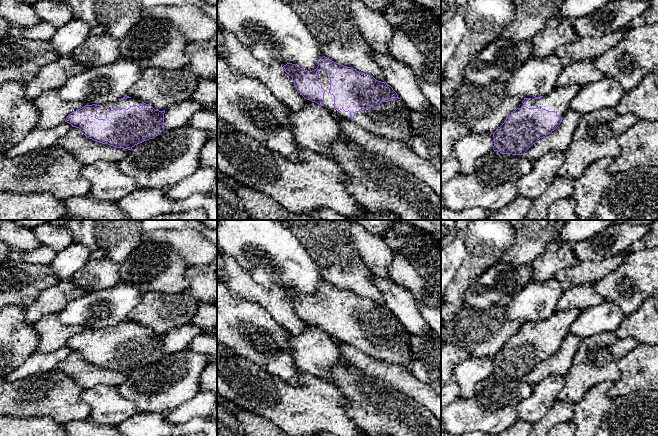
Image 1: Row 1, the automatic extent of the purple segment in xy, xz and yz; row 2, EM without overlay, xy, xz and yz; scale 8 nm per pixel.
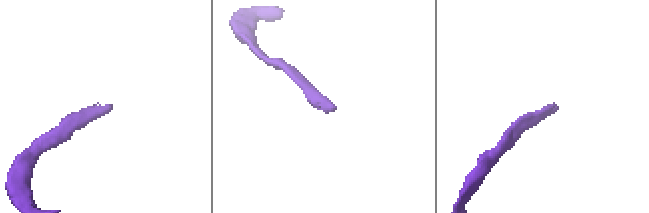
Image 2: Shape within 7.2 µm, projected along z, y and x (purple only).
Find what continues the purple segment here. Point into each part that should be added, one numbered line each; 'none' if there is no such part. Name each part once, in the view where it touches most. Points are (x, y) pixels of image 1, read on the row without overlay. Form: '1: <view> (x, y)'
1: xz (324, 303)

